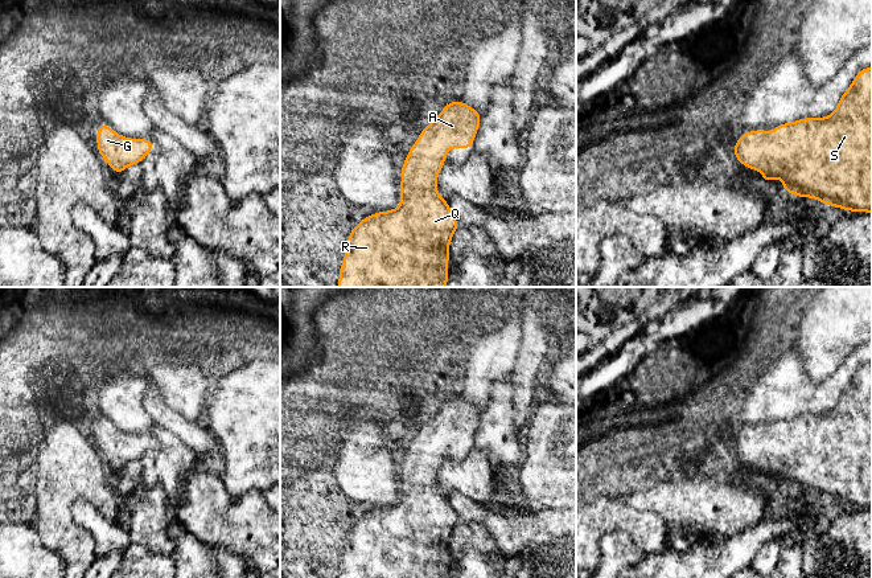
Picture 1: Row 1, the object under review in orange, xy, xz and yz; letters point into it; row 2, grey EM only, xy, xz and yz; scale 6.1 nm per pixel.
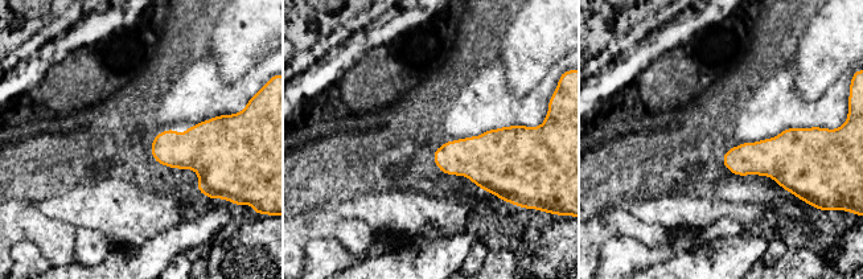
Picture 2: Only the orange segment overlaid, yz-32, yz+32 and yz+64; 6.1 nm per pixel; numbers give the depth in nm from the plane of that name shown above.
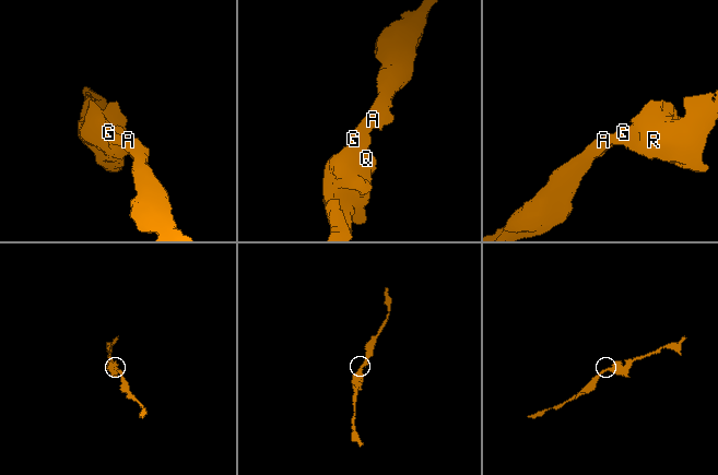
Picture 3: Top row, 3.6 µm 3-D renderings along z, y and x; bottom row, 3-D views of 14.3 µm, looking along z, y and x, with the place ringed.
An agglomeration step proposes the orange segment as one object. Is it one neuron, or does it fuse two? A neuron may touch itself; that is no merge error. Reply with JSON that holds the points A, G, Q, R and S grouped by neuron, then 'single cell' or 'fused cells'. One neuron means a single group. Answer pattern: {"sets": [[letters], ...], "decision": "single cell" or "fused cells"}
{"sets": [["A", "G", "Q", "R", "S"]], "decision": "single cell"}

